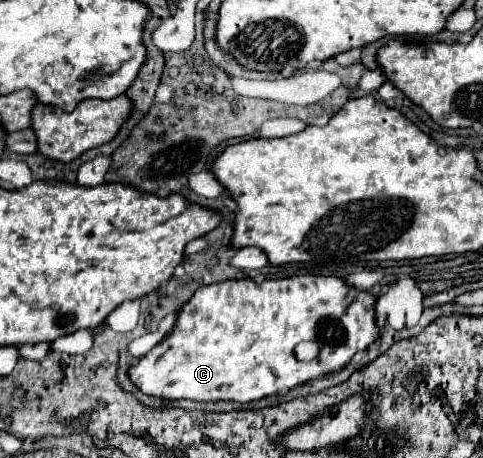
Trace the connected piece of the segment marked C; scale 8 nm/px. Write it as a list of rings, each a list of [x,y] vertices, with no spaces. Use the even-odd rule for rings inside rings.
[[[296,275],[296,277],[286,277],[286,279],[264,279],[262,283],[256,283],[254,279],[230,279],[230,281],[222,281],[222,283],[214,283],[214,285],[206,285],[200,287],[194,297],[180,309],[180,317],[176,321],[174,331],[160,343],[156,345],[150,353],[146,353],[144,357],[138,359],[136,365],[130,367],[130,379],[146,393],[146,395],[156,395],[156,397],[164,397],[164,399],[192,399],[192,401],[238,401],[238,403],[248,403],[248,401],[256,401],[262,397],[268,397],[272,393],[278,391],[290,391],[302,383],[306,383],[308,379],[318,379],[330,373],[340,371],[342,367],[346,367],[352,357],[360,351],[366,351],[374,341],[380,339],[380,327],[376,325],[376,305],[378,295],[372,291],[362,291],[356,287],[350,287],[344,279],[340,277],[324,277],[324,275]],[[300,341],[318,341],[322,345],[320,355],[312,361],[298,361],[294,355],[294,347]]]

